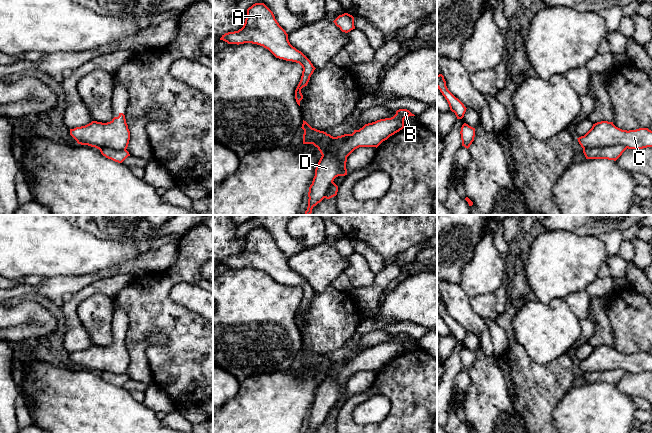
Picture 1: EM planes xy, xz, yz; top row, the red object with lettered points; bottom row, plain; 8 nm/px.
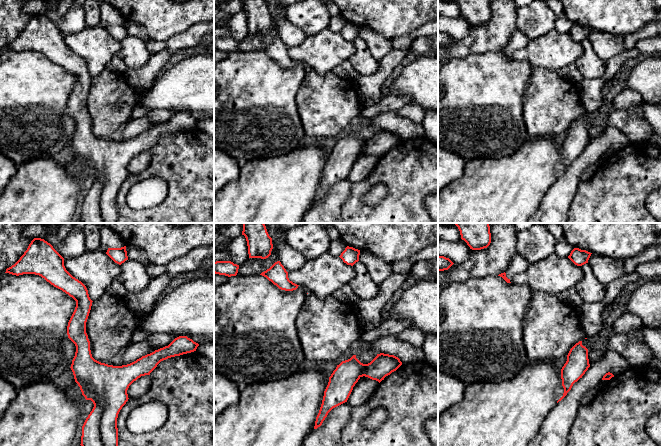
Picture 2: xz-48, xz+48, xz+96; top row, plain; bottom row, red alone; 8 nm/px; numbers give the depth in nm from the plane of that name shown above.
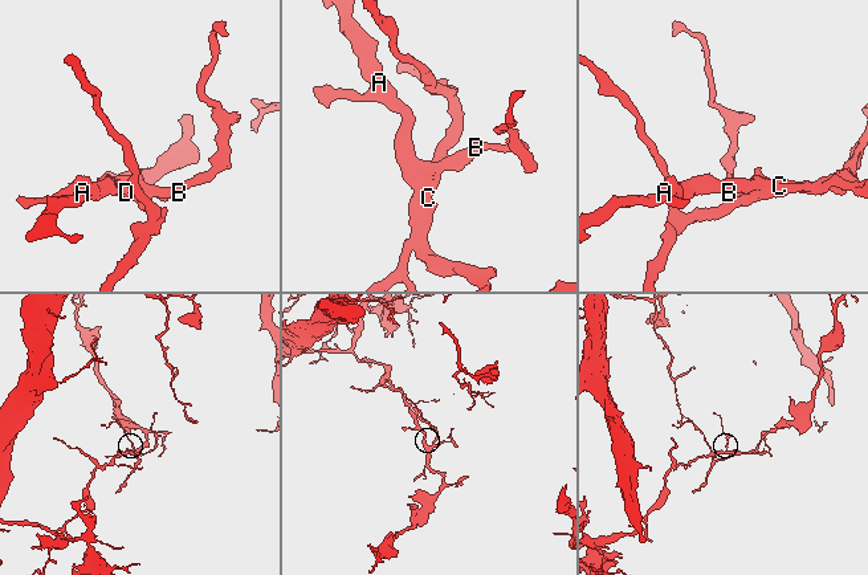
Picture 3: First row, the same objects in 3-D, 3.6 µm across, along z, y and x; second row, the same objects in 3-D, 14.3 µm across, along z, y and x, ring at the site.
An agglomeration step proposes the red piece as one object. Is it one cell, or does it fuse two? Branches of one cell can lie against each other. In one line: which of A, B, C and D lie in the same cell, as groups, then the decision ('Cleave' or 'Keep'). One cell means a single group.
Groups: A B C / D. Cleave

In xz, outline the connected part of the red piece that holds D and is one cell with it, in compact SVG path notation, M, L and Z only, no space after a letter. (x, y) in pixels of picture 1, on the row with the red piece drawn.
M337 147L330 148L323 154L316 166L315 176L308 192L308 207L305 215L310 215L312 209L326 196L330 185L340 172L340 160L337 156Z

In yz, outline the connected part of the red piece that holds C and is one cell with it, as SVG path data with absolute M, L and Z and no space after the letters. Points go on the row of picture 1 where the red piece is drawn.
M601 121L578 139L583 149L604 148L621 145L628 149L643 149L652 147L652 131L648 128L622 130L613 122Z

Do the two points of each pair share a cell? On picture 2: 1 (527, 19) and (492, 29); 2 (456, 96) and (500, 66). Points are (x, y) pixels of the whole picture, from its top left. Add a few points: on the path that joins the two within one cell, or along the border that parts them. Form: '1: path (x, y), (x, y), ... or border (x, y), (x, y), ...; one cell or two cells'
1: border (515, 10), (517, 28); two cells
2: path (467, 96), (470, 96), (489, 77); one cell

